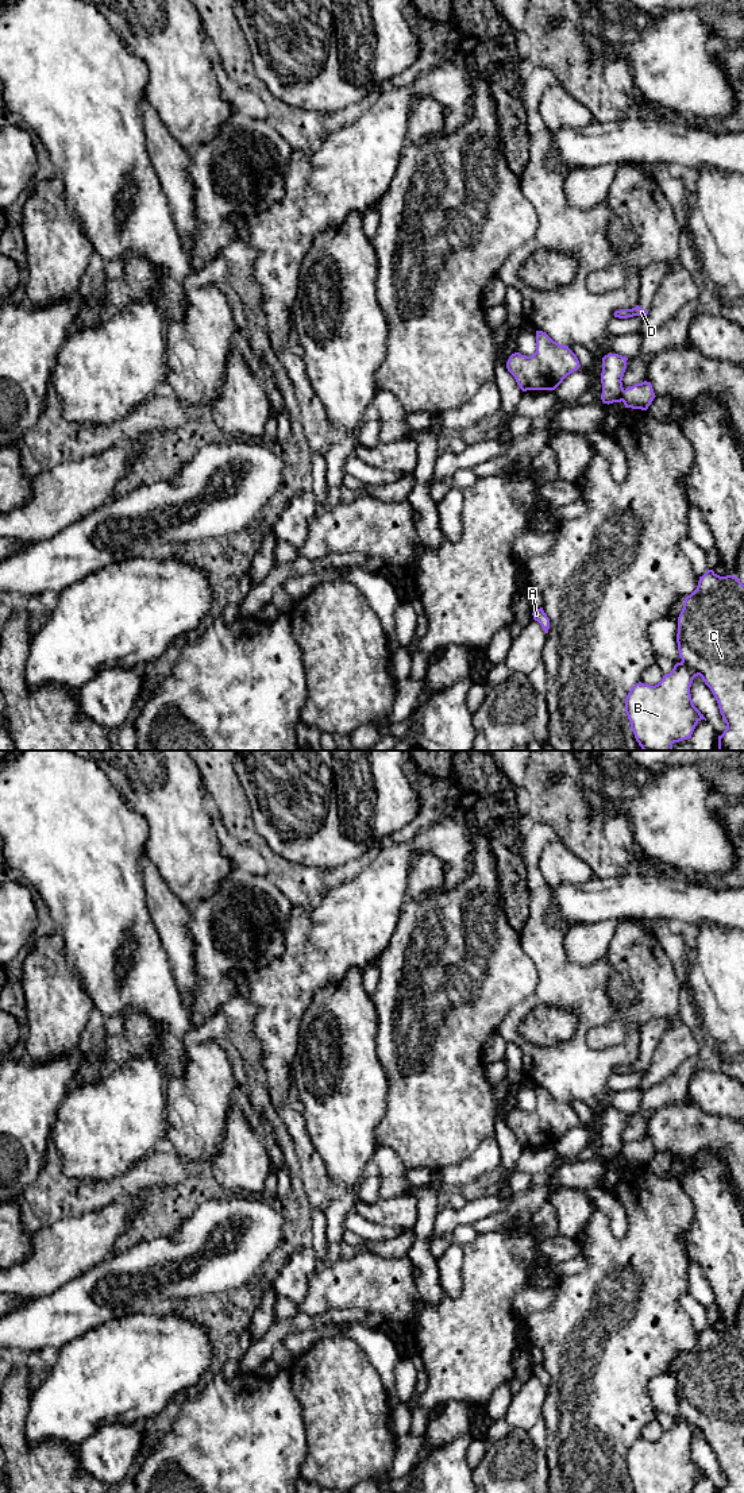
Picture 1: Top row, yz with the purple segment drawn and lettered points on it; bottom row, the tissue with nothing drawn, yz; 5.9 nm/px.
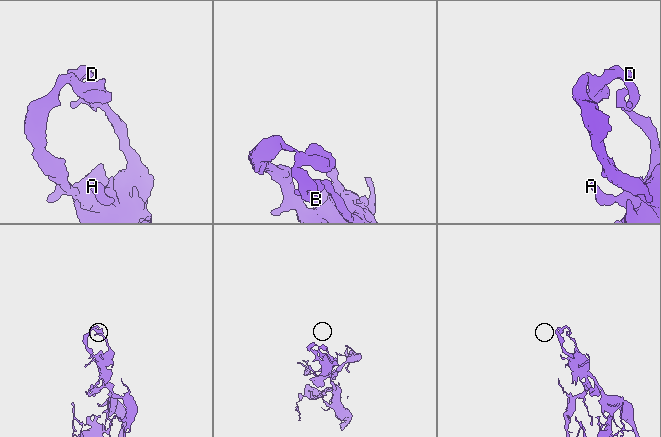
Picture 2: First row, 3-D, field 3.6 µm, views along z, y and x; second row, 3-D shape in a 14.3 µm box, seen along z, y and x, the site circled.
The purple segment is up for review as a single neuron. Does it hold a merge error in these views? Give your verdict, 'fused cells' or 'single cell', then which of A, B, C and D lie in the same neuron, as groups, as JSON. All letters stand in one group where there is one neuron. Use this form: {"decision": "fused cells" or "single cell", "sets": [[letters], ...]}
{"decision": "fused cells", "sets": [["A", "C", "D"], ["B"]]}

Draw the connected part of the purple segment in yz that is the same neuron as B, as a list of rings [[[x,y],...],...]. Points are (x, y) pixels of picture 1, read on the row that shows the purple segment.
[[[683,660],[655,684],[636,683],[625,698],[631,729],[643,751],[672,751],[672,744],[687,738],[701,720],[690,687],[699,674]]]

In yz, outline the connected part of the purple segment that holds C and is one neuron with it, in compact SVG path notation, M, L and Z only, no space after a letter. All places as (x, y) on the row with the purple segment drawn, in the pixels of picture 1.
M708 570L697 589L685 598L678 617L679 657L699 674L713 693L726 729L718 736L718 751L744 751L744 585L733 575L720 576Z

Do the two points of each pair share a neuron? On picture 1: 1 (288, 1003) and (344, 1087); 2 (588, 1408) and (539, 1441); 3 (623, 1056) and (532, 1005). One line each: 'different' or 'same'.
1: different
2: different
3: same

